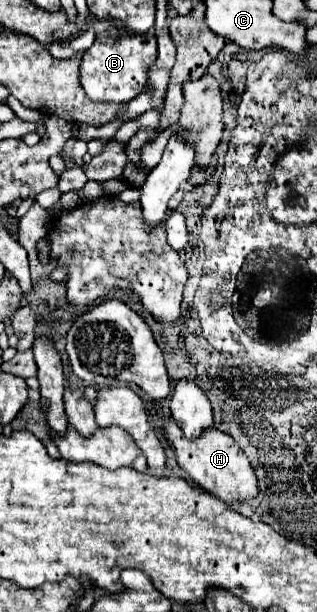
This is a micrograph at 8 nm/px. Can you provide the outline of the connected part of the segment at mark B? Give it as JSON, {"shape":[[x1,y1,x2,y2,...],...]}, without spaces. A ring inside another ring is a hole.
{"shape":[[106,26,102,32,96,34,94,44,82,56,80,84,82,84,84,92,90,96,90,100,94,100,94,102,126,104,132,98,136,98,148,86,148,66,156,60,156,56,158,56,156,36,152,36,152,34,132,34,132,36,128,36,128,32,120,32,120,28,116,28,116,26]]}

